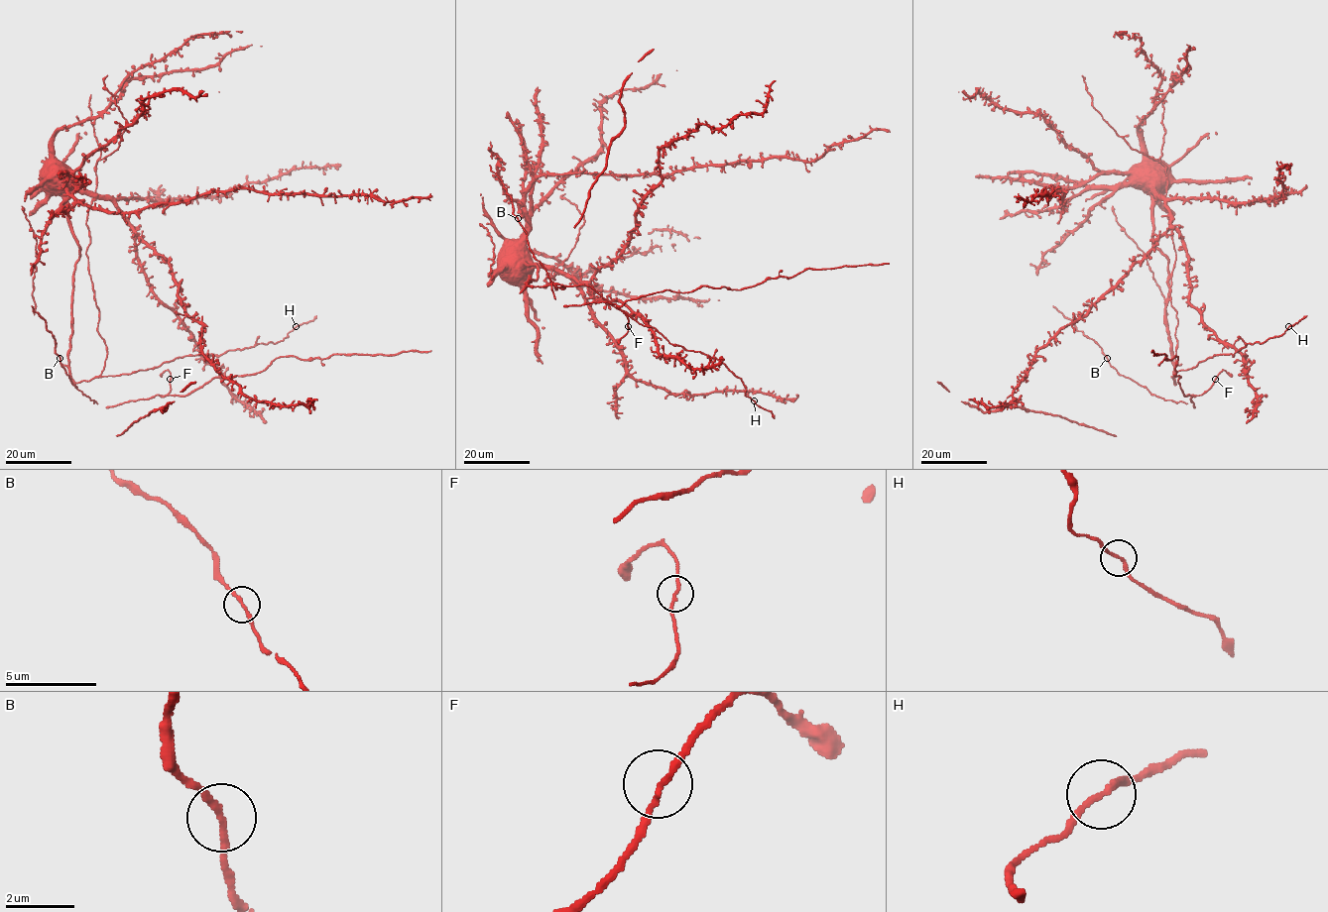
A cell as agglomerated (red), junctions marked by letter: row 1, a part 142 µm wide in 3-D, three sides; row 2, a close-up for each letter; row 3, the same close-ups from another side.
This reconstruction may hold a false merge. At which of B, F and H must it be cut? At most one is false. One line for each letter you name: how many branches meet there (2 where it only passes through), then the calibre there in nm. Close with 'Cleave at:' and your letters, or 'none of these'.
Cleave at: none of these

